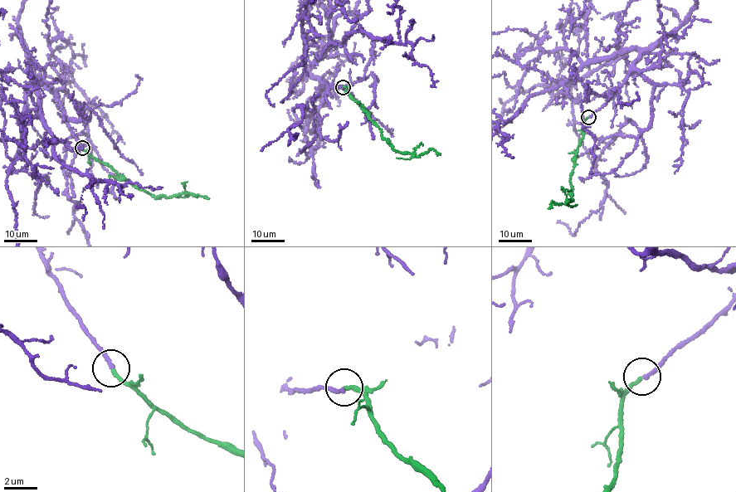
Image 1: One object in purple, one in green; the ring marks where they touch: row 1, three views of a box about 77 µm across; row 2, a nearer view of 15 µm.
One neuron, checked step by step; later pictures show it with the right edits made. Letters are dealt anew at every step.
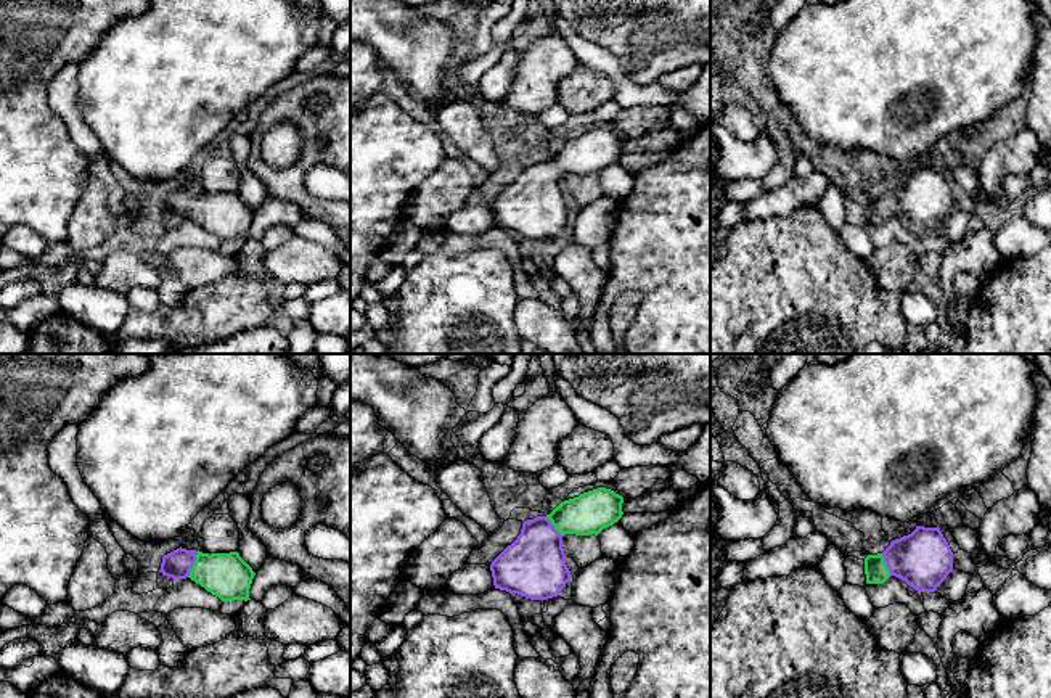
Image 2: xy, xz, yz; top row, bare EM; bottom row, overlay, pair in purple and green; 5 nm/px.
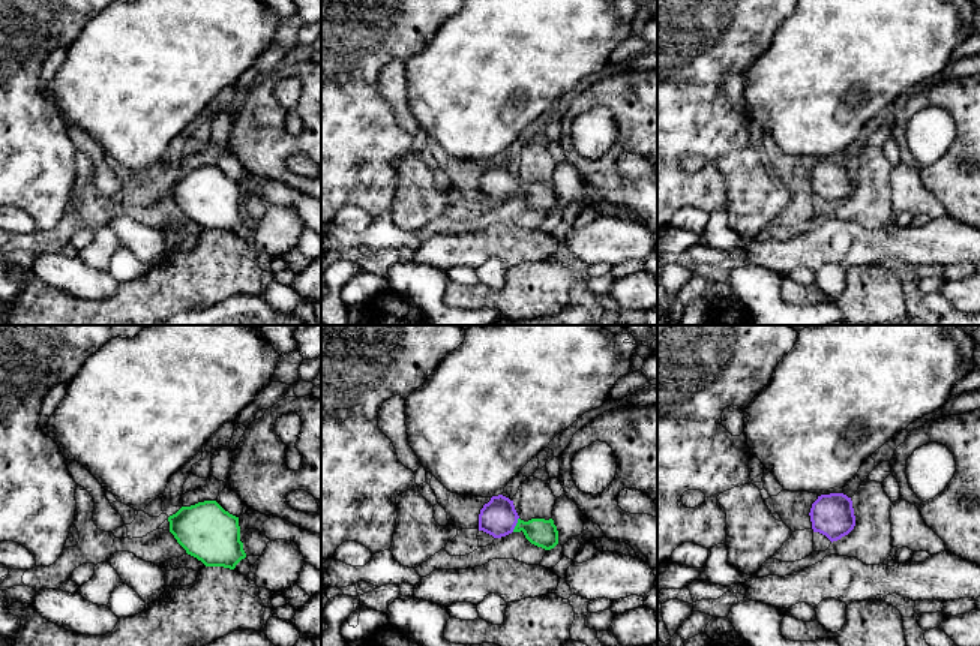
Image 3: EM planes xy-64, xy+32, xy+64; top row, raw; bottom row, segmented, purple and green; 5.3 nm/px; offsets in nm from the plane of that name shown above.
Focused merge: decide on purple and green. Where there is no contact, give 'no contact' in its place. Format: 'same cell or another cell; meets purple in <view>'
same cell; meets purple in xy

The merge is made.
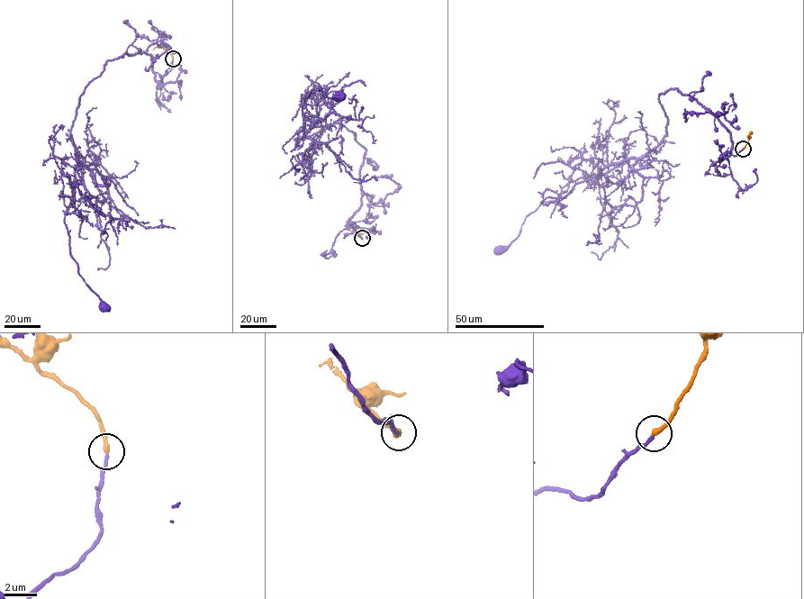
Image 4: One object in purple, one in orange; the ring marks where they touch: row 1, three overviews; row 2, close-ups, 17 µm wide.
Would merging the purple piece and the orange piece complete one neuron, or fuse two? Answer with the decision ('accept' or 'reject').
accept

